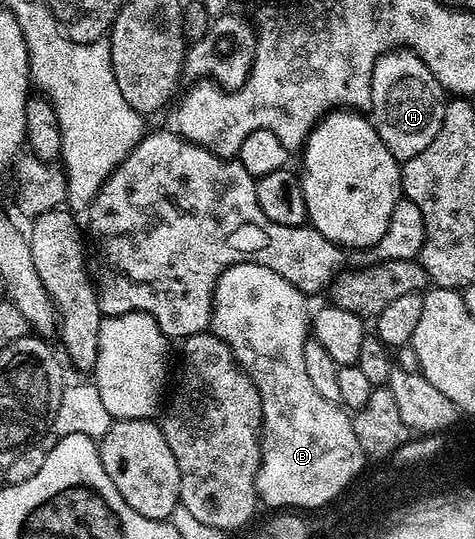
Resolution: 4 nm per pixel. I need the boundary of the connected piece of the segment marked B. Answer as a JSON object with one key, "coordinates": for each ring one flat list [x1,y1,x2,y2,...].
{"coordinates":[[238,262,234,266,230,266,218,278,216,289,214,290,214,298,212,299,212,323,210,330,218,338,222,338,222,342,226,342,230,346,230,350,236,355,236,360,241,364,248,373,248,377,256,384,256,389,260,392,262,398,262,414,264,415,264,426,260,437,260,469,256,475,256,494,261,501,264,500,269,504,272,510,314,510,323,500,328,500,329,496,336,493,337,489,344,485,345,482,352,482,357,479,366,465,366,457,362,446,358,446,358,438,354,434,354,426,352,425,352,416,339,403,328,401,318,391,314,390,314,385,310,382,309,375,306,374,305,359,303,357,303,347,310,338,310,311,308,312,309,297,303,292,299,292,290,282,286,282,286,278,282,278,282,274,276,274,274,270,270,270,270,266,262,266,254,262]]}

